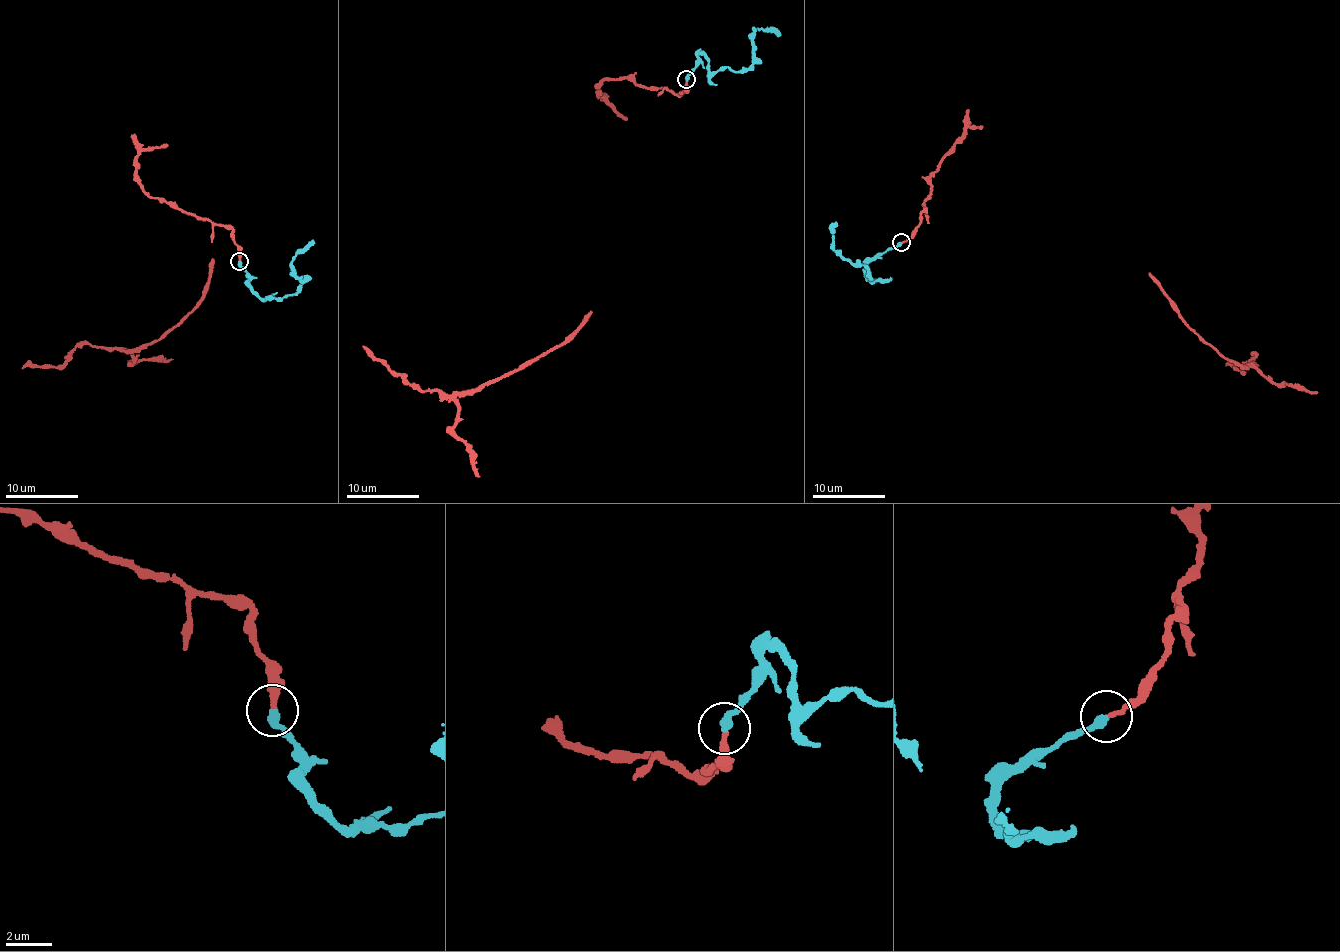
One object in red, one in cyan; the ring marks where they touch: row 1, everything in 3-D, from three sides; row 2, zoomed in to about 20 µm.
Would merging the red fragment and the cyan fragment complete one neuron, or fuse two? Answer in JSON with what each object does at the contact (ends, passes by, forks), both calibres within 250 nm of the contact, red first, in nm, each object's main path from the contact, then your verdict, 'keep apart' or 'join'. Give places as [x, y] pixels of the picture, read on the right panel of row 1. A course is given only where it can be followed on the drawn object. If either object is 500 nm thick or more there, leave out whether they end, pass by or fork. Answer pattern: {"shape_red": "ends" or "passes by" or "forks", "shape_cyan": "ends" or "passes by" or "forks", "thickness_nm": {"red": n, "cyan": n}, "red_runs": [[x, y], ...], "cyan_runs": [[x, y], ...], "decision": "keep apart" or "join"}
{"shape_red": "ends", "shape_cyan": "ends", "thickness_nm": {"red": 220, "cyan": 360}, "red_runs": [[901, 243], [938, 163], [983, 127], [1149, 273], [1208, 343], [1244, 366], [1256, 355], [1241, 371], [1226, 362]], "cyan_runs": [[901, 243], [868, 264], [870, 279], [878, 280], [870, 281], [862, 265], [834, 247], [836, 221]], "decision": "join"}

